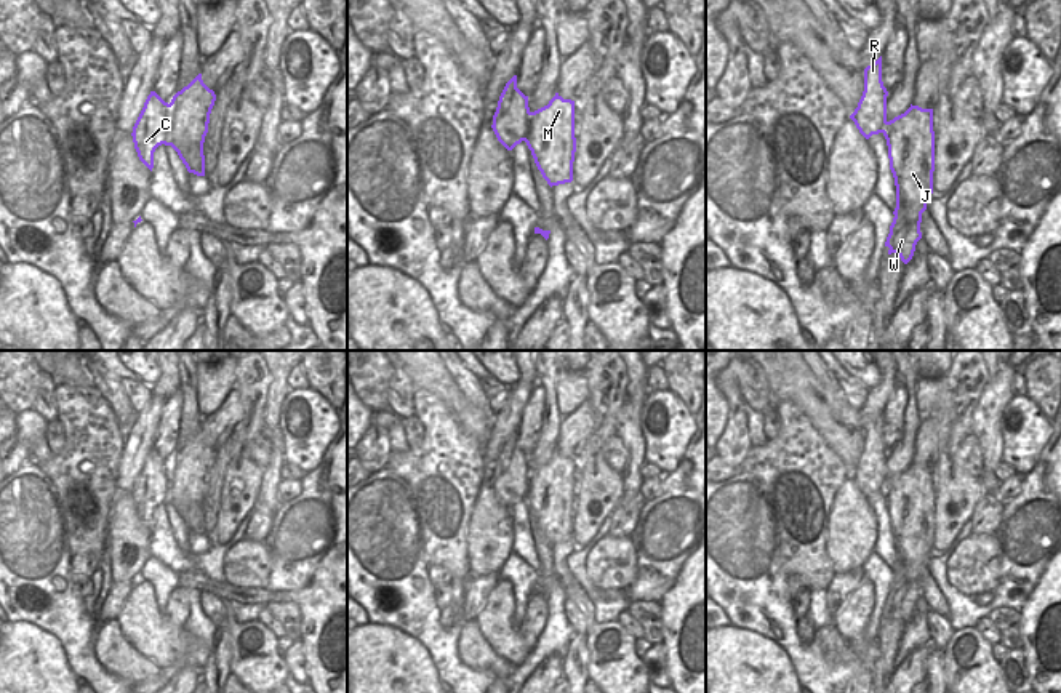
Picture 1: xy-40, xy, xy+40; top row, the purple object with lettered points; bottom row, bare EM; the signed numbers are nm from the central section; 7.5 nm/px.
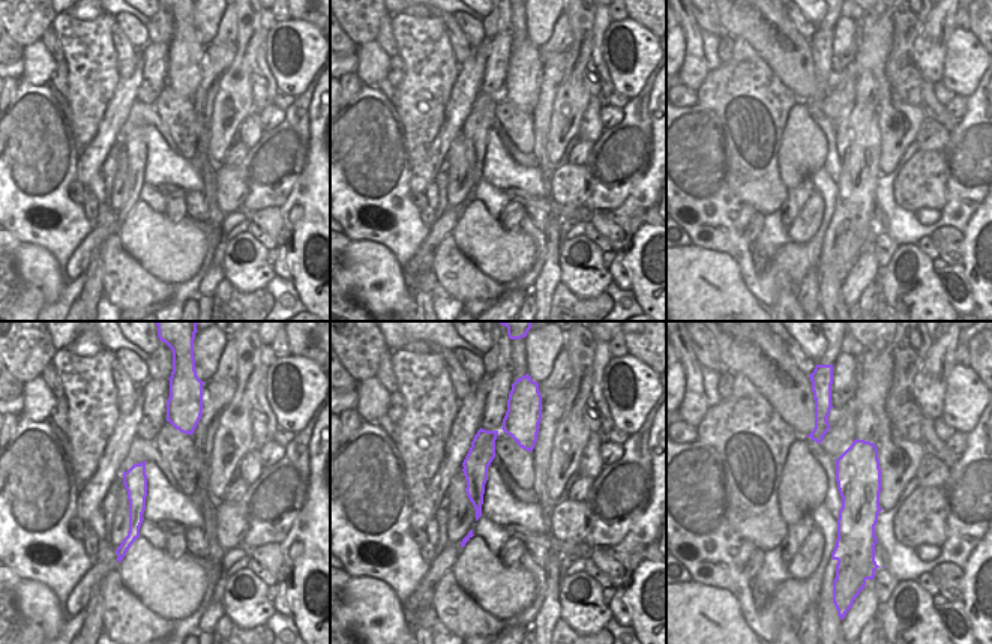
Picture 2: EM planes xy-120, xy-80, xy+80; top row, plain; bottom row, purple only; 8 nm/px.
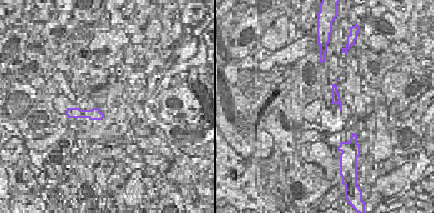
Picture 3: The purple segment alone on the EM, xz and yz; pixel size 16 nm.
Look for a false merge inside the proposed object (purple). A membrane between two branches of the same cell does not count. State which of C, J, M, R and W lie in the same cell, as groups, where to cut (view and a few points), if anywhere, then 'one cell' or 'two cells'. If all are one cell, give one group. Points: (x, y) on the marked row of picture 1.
C R / J M W; cut in xy-40 along (170, 104), (170, 128), (164, 143); two cells

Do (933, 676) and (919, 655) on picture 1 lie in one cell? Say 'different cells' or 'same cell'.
different cells

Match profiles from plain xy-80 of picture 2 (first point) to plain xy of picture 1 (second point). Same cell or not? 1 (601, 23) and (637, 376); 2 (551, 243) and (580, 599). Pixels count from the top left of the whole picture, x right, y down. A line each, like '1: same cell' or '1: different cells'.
1: same cell
2: different cells

